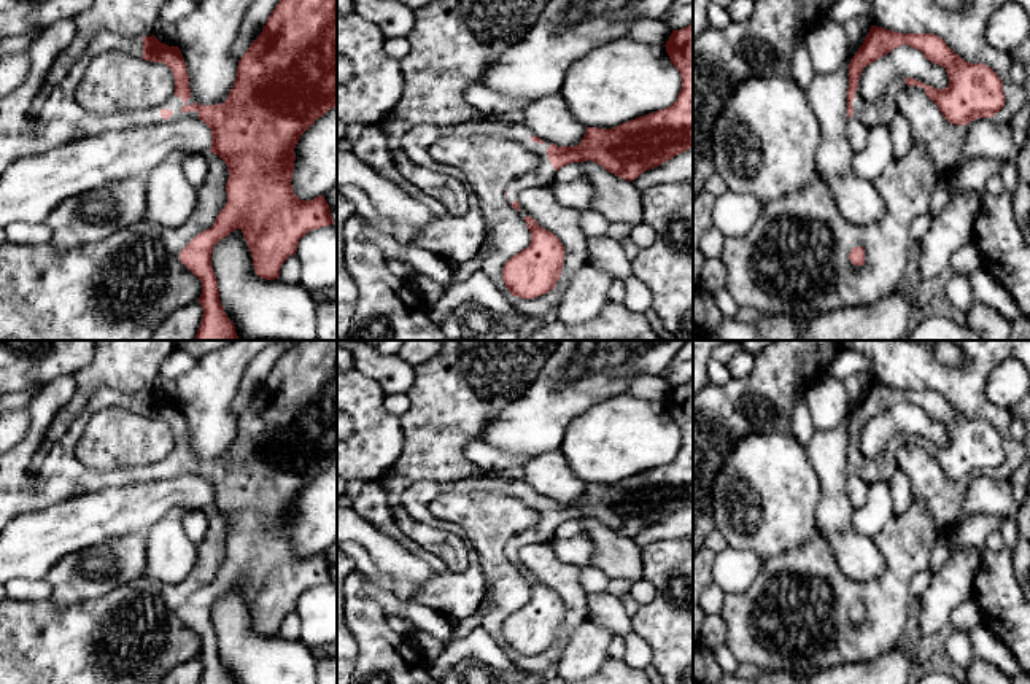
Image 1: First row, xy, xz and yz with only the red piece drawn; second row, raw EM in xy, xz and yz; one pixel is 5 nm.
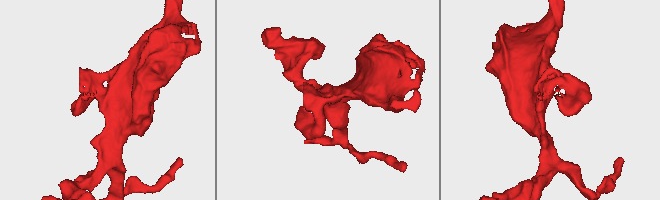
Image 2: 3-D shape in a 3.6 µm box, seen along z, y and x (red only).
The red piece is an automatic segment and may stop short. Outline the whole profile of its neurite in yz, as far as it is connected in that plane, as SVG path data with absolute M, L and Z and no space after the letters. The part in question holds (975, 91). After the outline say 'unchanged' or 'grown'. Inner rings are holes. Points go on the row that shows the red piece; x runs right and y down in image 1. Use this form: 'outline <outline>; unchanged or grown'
outline M871 25L863 45L849 64L847 116L862 121L868 127L890 126L896 113L896 94L906 86L924 87L927 97L955 126L966 126L978 118L993 118L1006 100L1003 83L989 65L963 60L941 37L933 33L900 33ZM903 45L922 51L925 59L944 67L949 86L936 89L914 78L896 78L877 100L865 100L858 92L858 78L863 68Z; grown

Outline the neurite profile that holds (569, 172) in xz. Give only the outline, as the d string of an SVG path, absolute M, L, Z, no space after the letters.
M580 162L567 164L567 165L561 167L560 170L556 170L556 175L555 175L556 183L569 183L569 181L574 181L579 178L582 178Z

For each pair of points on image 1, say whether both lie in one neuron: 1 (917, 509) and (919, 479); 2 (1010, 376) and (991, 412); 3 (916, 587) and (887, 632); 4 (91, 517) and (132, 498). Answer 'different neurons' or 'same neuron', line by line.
1: different neurons
2: different neurons
3: different neurons
4: same neuron

